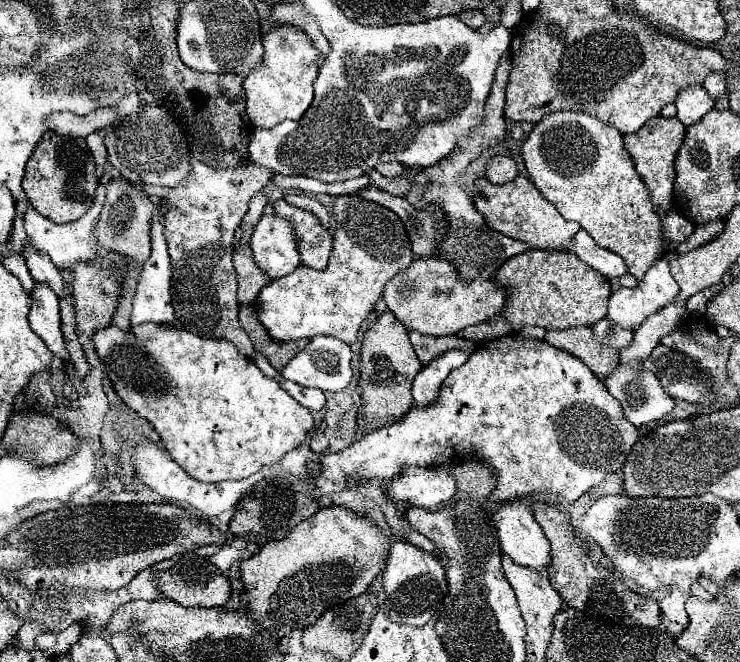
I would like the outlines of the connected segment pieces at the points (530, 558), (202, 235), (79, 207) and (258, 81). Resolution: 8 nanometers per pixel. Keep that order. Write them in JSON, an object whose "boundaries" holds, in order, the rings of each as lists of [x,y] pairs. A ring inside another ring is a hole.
{"boundaries":[[[[510,501],[504,503],[502,509],[498,509],[494,513],[494,521],[496,521],[496,529],[498,529],[498,537],[500,537],[500,547],[502,551],[518,565],[522,567],[534,567],[536,571],[540,571],[540,575],[548,577],[548,565],[550,565],[550,543],[542,531],[542,527],[536,523],[534,515],[526,509],[524,503],[520,501]]],[[[192,159],[190,163],[192,163],[190,177],[184,179],[178,187],[170,189],[168,199],[164,199],[166,209],[162,211],[166,239],[170,247],[168,251],[172,253],[172,299],[174,299],[176,319],[190,333],[206,339],[226,339],[240,351],[240,355],[252,359],[254,355],[252,341],[248,339],[248,335],[244,335],[244,329],[238,323],[238,301],[236,301],[238,283],[236,283],[236,271],[232,267],[234,231],[248,211],[248,201],[270,181],[272,173],[264,167],[256,167],[250,161],[242,161],[238,169],[222,169],[222,171],[216,171],[196,159]]],[[[54,131],[44,133],[40,143],[36,145],[30,161],[26,163],[26,175],[22,181],[22,187],[32,207],[54,223],[72,223],[80,219],[92,207],[96,185],[98,177],[92,155],[76,155],[76,139],[58,135]],[[60,157],[70,157],[70,159],[60,159]]],[[[282,25],[282,27],[272,27],[262,37],[264,45],[264,57],[262,65],[254,69],[246,79],[244,79],[244,91],[246,91],[246,115],[254,123],[254,127],[274,127],[284,119],[298,121],[308,105],[314,99],[314,89],[312,83],[318,75],[318,63],[316,59],[320,57],[320,51],[314,47],[312,39],[296,25]]]]}

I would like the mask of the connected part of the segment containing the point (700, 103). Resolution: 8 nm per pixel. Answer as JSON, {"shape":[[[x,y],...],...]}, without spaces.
{"shape":[[[688,87],[684,91],[680,91],[678,99],[676,99],[676,109],[678,109],[678,119],[690,127],[694,123],[698,123],[698,119],[702,119],[710,109],[714,109],[714,99],[708,95],[708,91],[704,91],[704,87]]]}

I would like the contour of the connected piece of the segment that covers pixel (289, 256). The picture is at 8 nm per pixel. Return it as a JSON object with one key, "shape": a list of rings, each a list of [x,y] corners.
{"shape":[[[264,215],[250,239],[254,263],[270,277],[280,279],[300,265],[296,235],[286,219]]]}

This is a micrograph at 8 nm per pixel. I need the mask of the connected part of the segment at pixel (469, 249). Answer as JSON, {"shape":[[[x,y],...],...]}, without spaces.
{"shape":[[[504,55],[500,59],[498,69],[496,69],[496,77],[494,77],[494,83],[492,83],[492,91],[490,91],[490,97],[486,101],[484,123],[478,125],[468,139],[460,141],[458,147],[456,147],[456,151],[448,159],[444,159],[442,163],[438,163],[438,165],[428,167],[428,169],[422,171],[422,173],[428,175],[428,181],[430,181],[428,183],[428,189],[422,195],[422,199],[428,205],[438,205],[442,209],[446,221],[448,221],[448,225],[446,225],[446,237],[440,241],[438,253],[444,255],[448,261],[452,261],[452,265],[456,267],[460,279],[464,279],[464,281],[472,281],[476,277],[492,279],[494,273],[500,269],[500,265],[506,259],[510,259],[512,255],[518,255],[518,253],[524,253],[524,251],[530,249],[526,243],[516,241],[516,239],[510,239],[510,237],[506,237],[506,235],[490,229],[486,225],[484,217],[476,211],[472,197],[460,185],[460,173],[468,167],[468,163],[474,161],[486,147],[504,141],[506,127],[504,127],[502,113],[504,113],[504,89],[506,89],[506,83],[508,83],[510,67],[512,67],[510,65],[510,59],[508,59],[508,55]]]}

